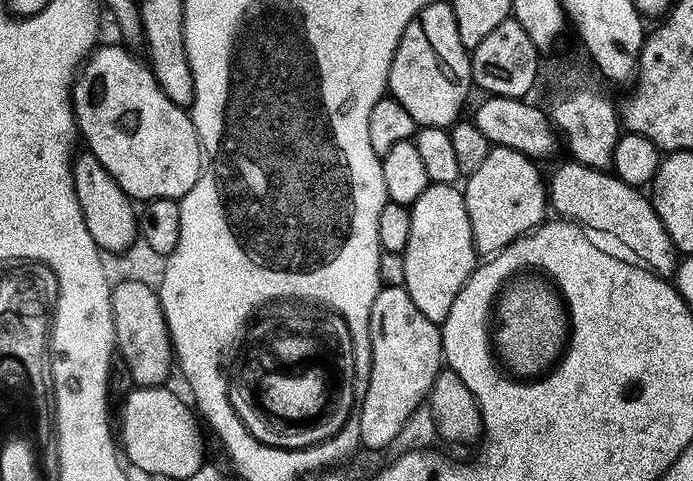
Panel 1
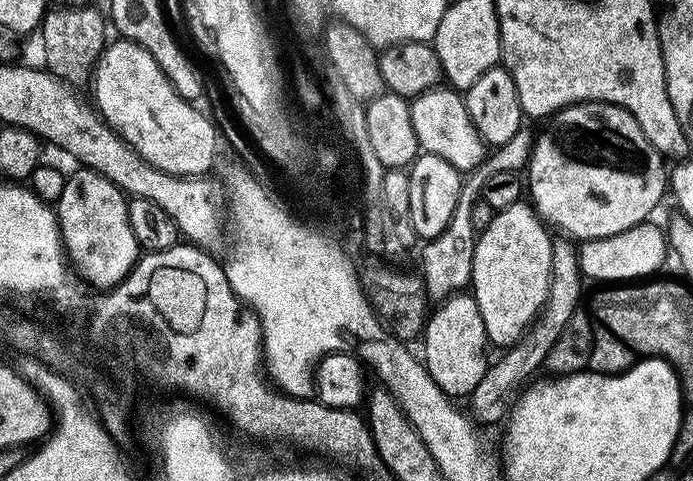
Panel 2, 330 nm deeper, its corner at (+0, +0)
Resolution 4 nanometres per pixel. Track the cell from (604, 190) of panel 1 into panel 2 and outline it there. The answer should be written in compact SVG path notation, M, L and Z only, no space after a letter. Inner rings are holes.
M437 86L411 101L414 134L418 134L421 153L437 156L461 174L472 172L484 161L486 145L464 105L464 96L451 86Z

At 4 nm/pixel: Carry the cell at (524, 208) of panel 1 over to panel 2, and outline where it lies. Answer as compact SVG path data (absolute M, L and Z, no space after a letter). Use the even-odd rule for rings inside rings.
M528 202L506 206L495 213L490 226L477 235L470 292L476 297L489 345L497 344L504 350L518 344L543 311L552 282L554 240L548 235L549 229Z

